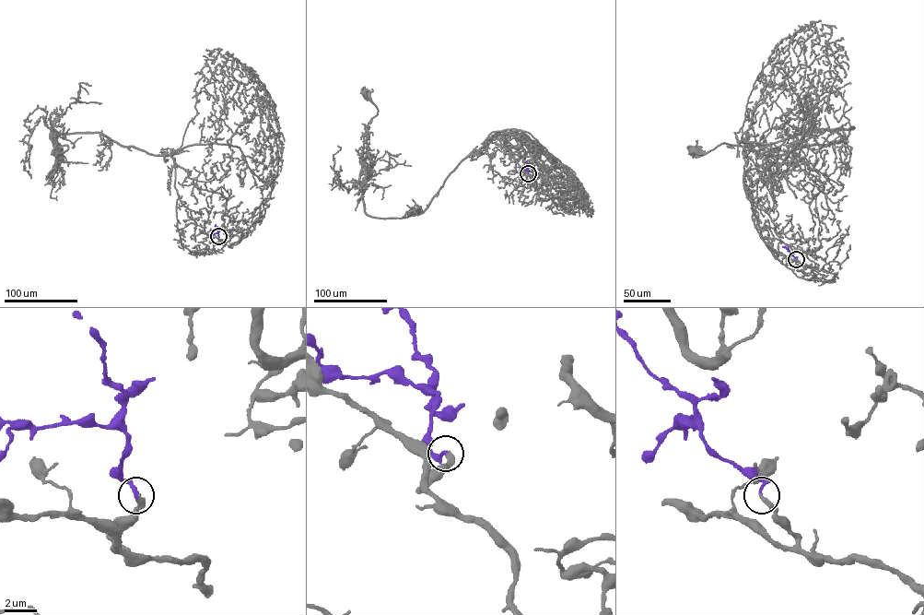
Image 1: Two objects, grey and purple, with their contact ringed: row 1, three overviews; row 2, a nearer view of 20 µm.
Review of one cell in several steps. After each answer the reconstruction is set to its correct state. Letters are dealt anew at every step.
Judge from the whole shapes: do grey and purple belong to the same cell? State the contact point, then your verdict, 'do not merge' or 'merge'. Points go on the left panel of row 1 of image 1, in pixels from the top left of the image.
place (218, 236); merge

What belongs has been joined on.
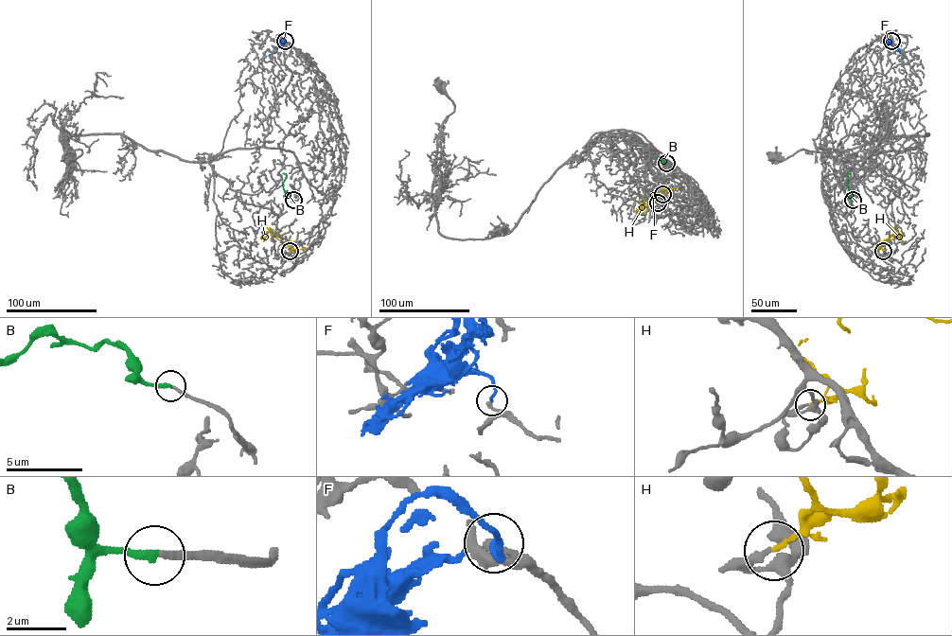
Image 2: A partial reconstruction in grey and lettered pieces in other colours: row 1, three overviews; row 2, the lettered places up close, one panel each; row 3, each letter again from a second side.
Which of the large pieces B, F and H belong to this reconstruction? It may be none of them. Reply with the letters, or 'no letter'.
B

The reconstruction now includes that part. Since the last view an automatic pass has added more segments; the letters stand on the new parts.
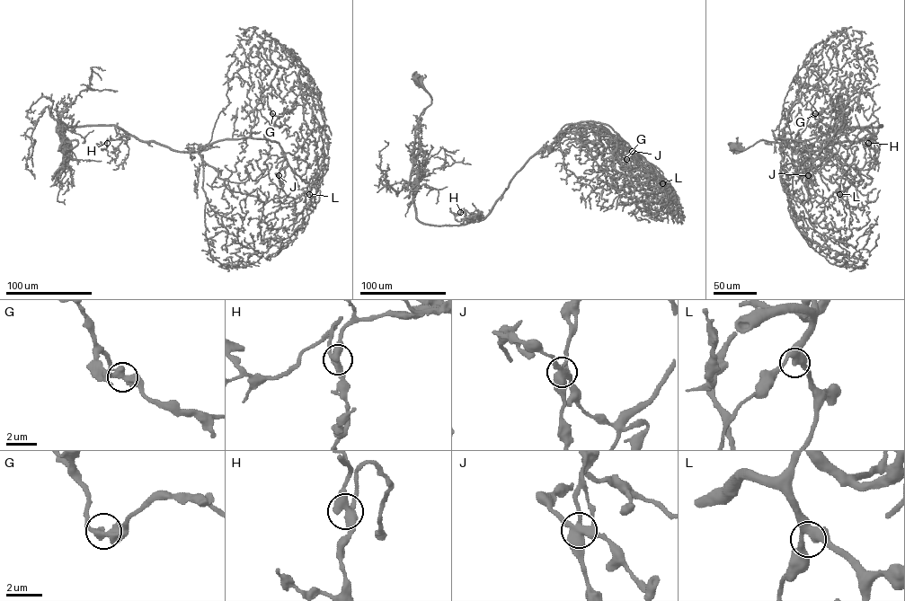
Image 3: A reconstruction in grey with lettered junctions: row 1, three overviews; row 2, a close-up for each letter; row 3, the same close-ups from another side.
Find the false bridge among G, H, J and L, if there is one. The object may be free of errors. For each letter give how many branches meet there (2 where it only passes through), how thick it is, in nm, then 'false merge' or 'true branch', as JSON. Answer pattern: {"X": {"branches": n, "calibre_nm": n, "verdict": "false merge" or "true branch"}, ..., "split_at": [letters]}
{"G": {"branches": 2, "calibre_nm": 480, "verdict": "true branch"}, "H": {"branches": 3, "calibre_nm": 440, "verdict": "true branch"}, "J": {"branches": 5, "calibre_nm": 480, "verdict": "true branch"}, "L": {"branches": 3, "calibre_nm": 440, "verdict": "true branch"}, "split_at": []}

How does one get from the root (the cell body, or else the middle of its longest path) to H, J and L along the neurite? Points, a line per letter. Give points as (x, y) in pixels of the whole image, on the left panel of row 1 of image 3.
H: (62, 147), (72, 149), (77, 141), (62, 142), (57, 126), (115, 126), (129, 136), (107, 143)
J: (62, 147), (77, 141), (62, 142), (57, 126), (115, 126), (179, 151), (268, 138), (287, 161), (279, 175)
L: (62, 147), (77, 141), (62, 142), (57, 126), (115, 126), (197, 151), (227, 189), (263, 205), (309, 194)

